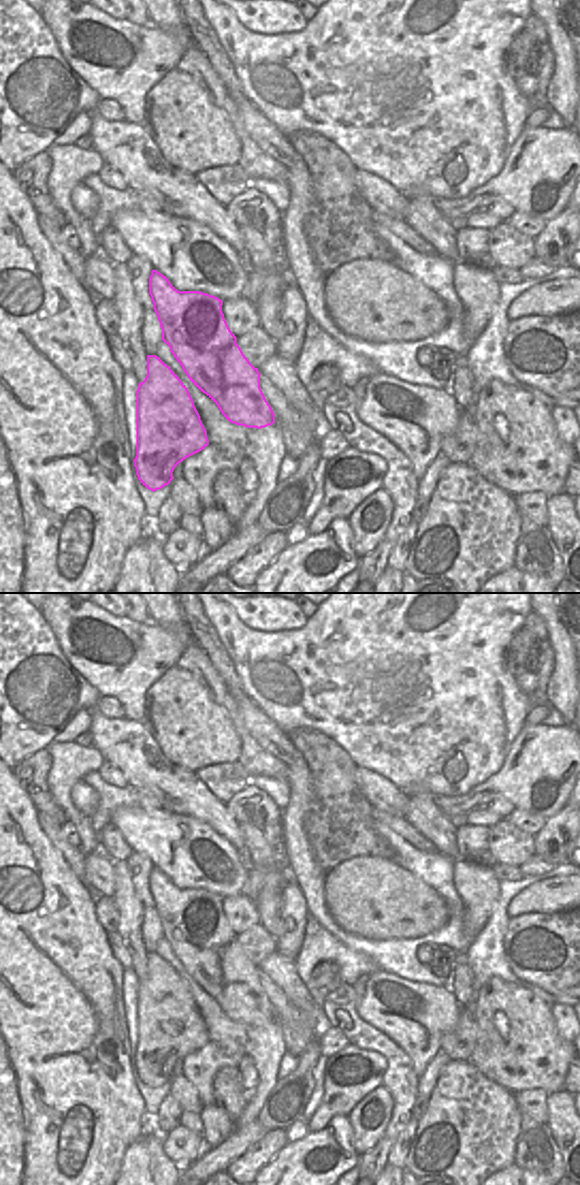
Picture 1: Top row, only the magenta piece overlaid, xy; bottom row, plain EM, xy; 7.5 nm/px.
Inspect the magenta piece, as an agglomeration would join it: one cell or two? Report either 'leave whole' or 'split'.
leave whole

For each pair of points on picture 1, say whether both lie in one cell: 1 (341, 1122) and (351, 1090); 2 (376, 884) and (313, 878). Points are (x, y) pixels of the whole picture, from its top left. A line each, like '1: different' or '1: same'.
1: different
2: different

